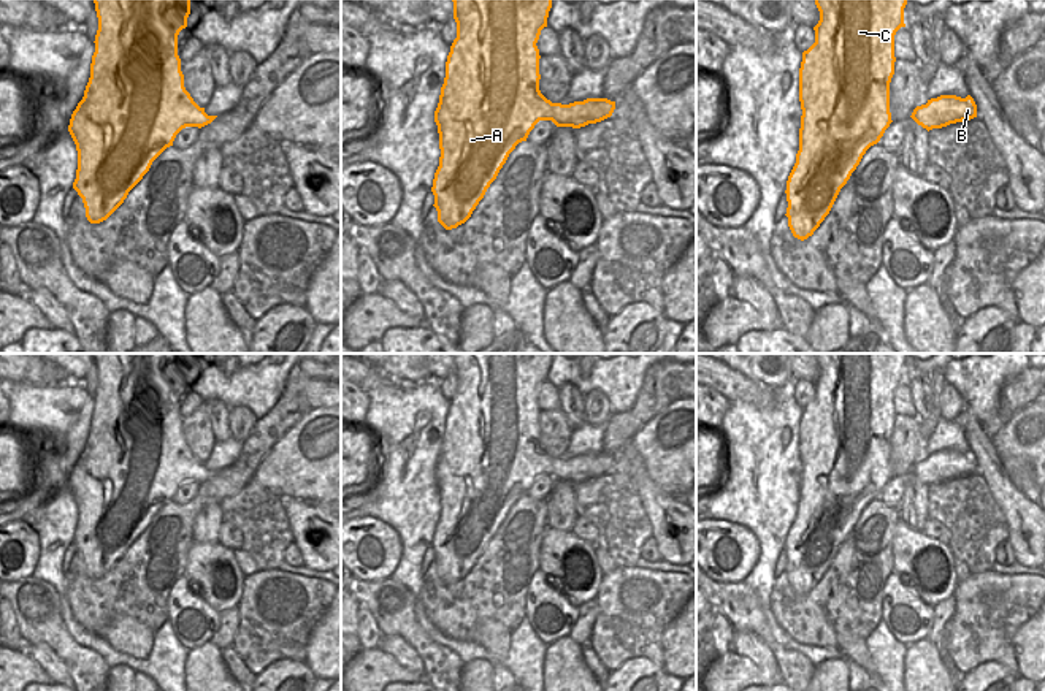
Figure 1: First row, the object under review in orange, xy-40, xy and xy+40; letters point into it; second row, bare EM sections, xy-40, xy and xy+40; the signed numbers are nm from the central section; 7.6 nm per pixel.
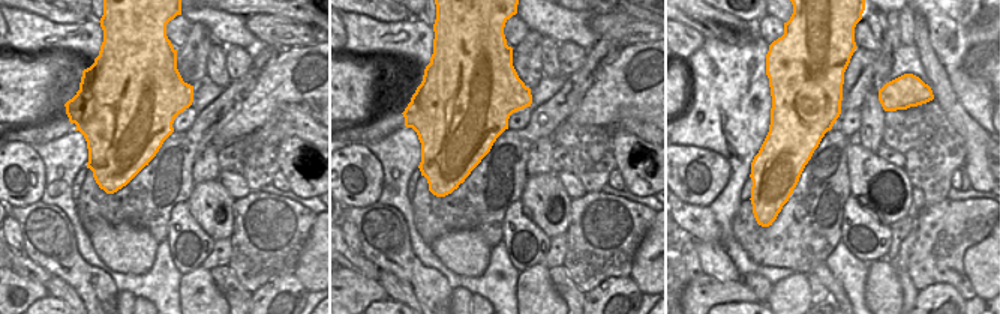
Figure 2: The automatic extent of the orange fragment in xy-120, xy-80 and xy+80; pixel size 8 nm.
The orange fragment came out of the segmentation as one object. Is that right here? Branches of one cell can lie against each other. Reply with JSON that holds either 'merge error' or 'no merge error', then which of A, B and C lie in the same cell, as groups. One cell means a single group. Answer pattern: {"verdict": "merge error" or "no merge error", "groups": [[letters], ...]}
{"verdict": "no merge error", "groups": [["A", "B", "C"]]}

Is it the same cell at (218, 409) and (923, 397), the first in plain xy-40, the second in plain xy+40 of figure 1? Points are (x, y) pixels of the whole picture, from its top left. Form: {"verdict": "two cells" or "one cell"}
{"verdict": "one cell"}

